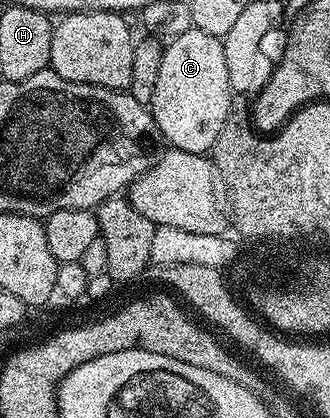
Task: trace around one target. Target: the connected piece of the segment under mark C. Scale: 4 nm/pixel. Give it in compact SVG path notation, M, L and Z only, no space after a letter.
M195 27L176 33L171 40L164 45L155 98L151 98L148 107L157 123L157 132L165 135L166 145L205 154L215 146L234 97L227 78L227 58L223 58L223 40Z

